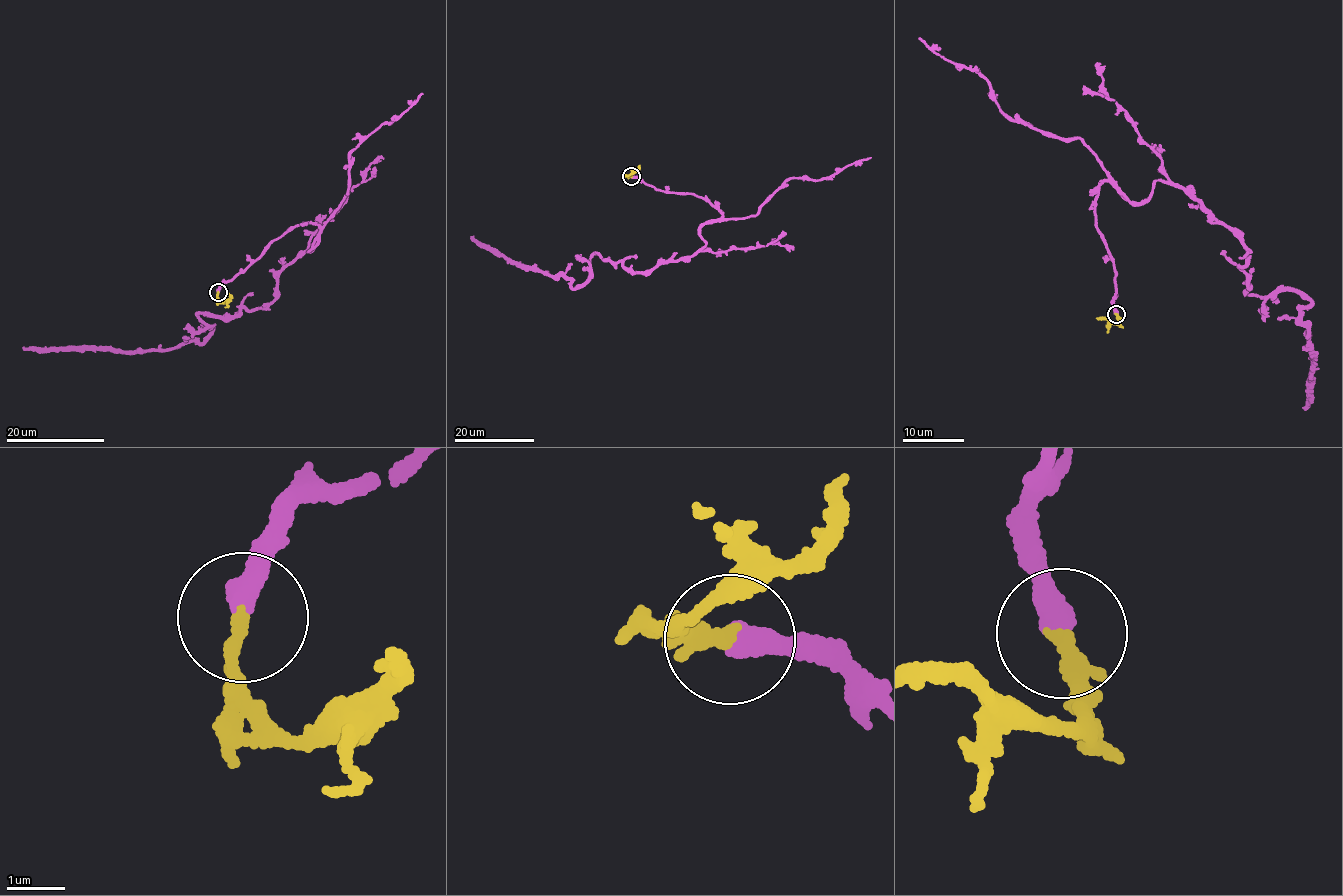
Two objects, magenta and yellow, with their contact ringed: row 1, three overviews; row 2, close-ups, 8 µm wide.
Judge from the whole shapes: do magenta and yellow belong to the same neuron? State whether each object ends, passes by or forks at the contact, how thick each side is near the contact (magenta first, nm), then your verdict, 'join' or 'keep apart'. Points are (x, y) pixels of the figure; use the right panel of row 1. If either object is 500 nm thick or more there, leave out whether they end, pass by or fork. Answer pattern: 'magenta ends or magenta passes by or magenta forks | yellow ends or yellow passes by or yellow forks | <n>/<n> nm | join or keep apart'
magenta ends | yellow ends | 420/280 nm | join

